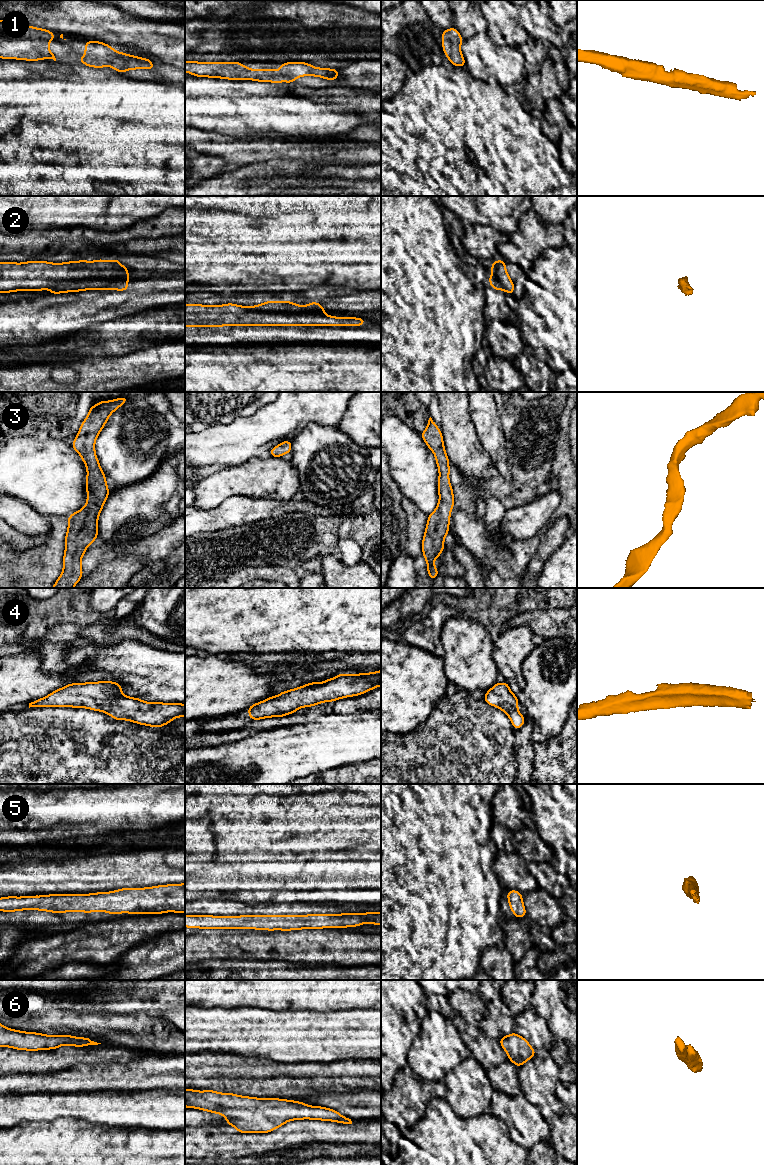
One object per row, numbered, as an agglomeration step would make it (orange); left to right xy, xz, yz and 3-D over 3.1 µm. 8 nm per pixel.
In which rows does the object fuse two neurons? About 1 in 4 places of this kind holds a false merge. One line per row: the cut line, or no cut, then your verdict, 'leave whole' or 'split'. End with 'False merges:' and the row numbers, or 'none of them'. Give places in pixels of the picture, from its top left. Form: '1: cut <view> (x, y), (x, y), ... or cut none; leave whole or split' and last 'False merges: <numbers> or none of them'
1: cut none; leave whole
2: cut xy (127, 278), (78, 279), (59, 283), (50, 289); split
3: cut none; leave whole
4: cut none; leave whole
5: cut none; leave whole
6: cut none; leave whole
False merges: 2

